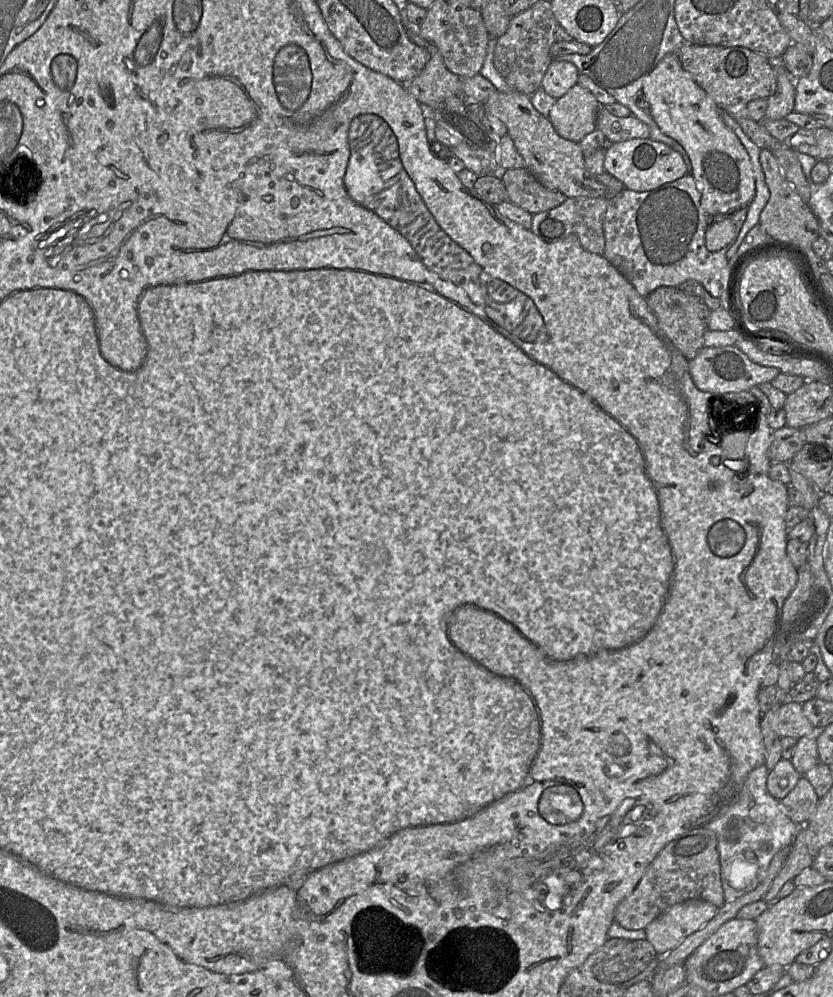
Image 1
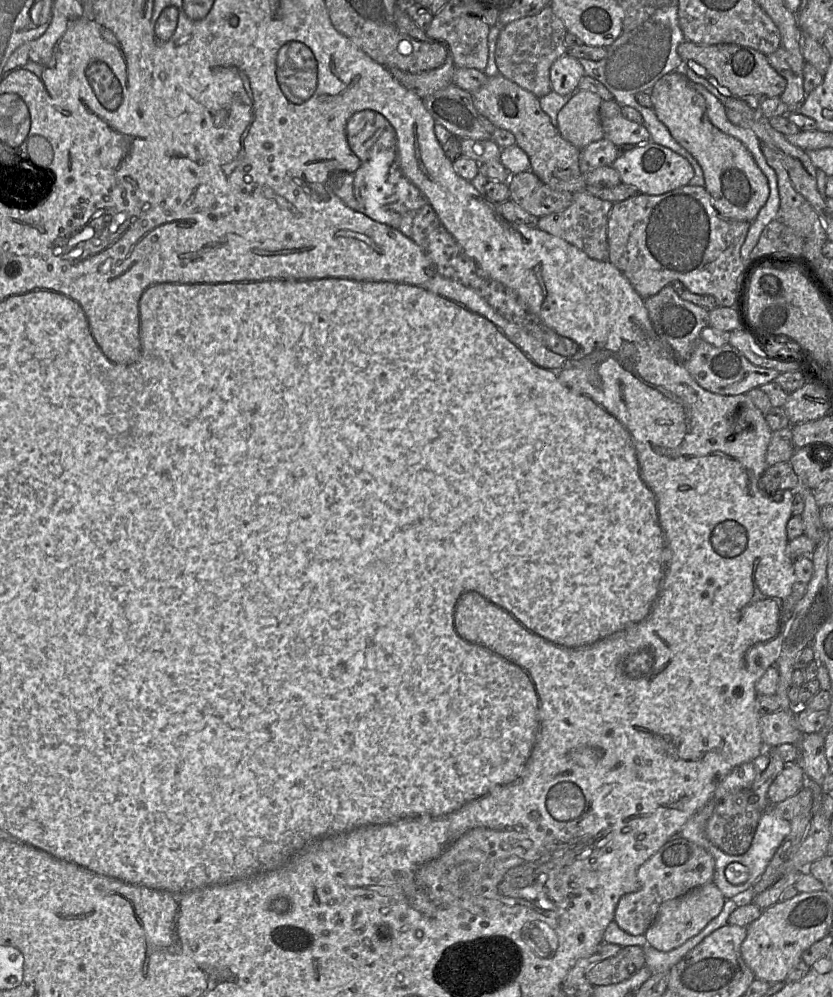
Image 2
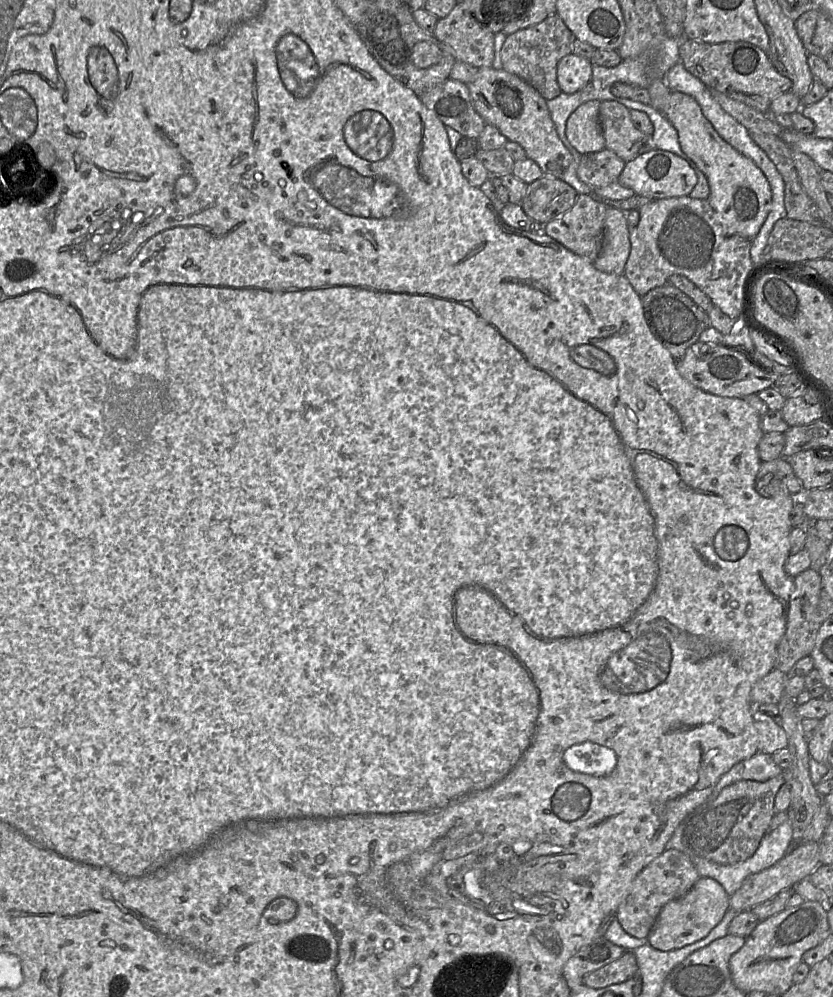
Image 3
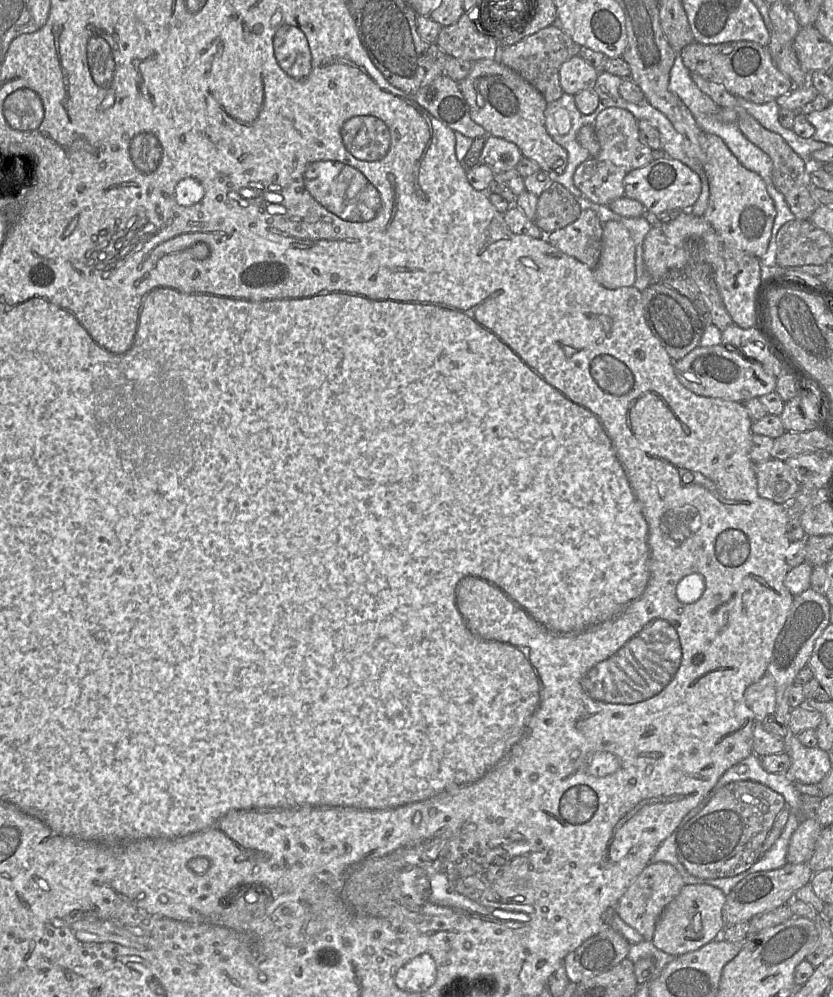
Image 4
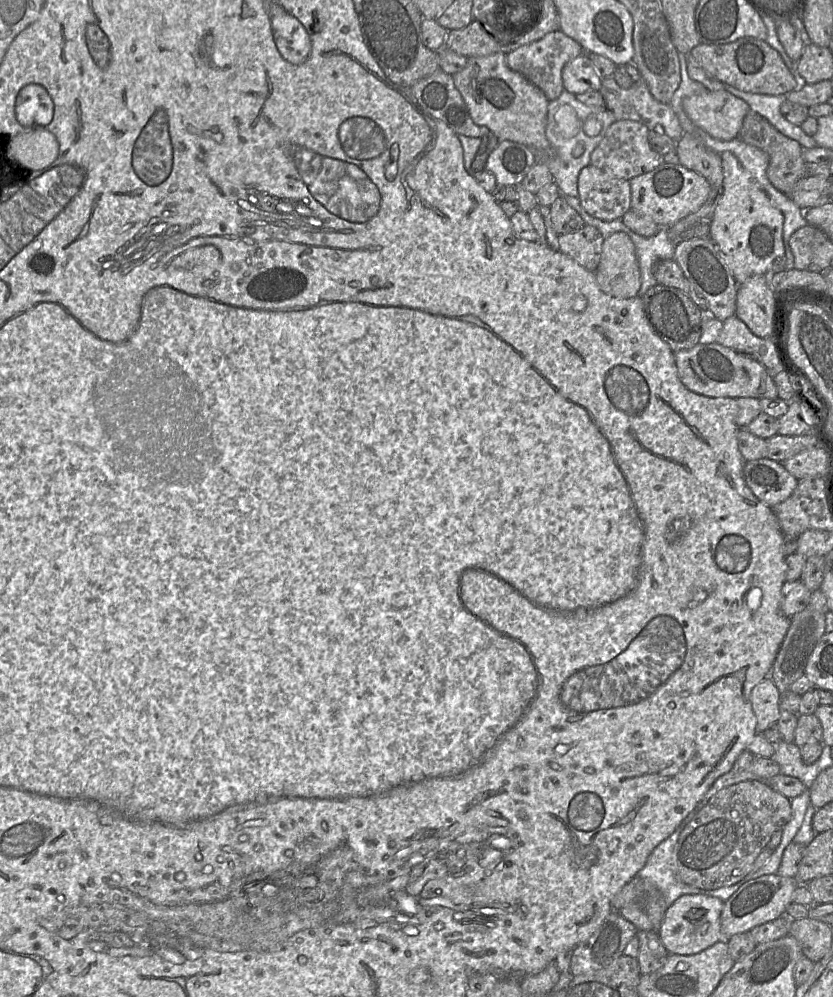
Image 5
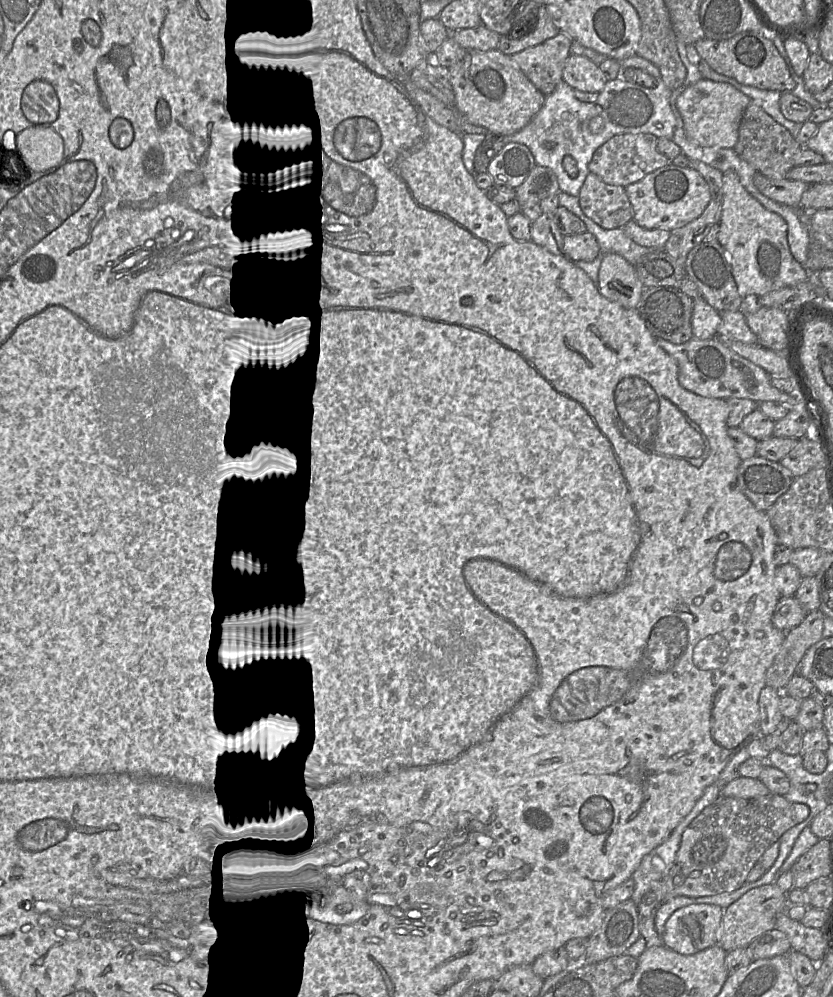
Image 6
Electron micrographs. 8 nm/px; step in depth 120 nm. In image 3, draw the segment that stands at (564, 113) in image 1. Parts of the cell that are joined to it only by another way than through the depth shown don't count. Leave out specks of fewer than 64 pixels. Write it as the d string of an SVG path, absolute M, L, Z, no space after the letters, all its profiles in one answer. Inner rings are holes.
M590 100L572 112L566 122L566 137L582 155L605 148L605 138L599 121L601 101Z

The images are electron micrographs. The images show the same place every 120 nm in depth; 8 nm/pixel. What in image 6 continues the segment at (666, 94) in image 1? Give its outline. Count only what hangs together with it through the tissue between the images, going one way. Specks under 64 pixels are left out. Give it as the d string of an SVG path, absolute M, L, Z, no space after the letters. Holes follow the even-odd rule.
M732 170L723 173L722 213L716 240L728 257L738 292L743 298L763 296L809 278L807 269L790 252L787 222L751 196Z

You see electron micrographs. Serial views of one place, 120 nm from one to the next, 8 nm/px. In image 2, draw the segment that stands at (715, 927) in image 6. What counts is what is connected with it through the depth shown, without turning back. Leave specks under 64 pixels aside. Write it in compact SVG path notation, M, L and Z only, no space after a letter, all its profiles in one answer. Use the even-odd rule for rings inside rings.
M712 882L697 887L683 896L664 902L644 933L648 945L661 952L669 952L681 946L699 934L711 920L720 914L725 901L721 891Z

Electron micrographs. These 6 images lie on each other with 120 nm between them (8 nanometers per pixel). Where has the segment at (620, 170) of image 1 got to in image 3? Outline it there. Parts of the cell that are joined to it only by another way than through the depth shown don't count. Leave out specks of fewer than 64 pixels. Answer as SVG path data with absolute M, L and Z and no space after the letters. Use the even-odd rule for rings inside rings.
M653 149L642 153L634 160L626 162L618 182L627 188L632 189L635 194L647 197L651 200L688 196L697 183L697 175L686 160L678 155L664 150Z

